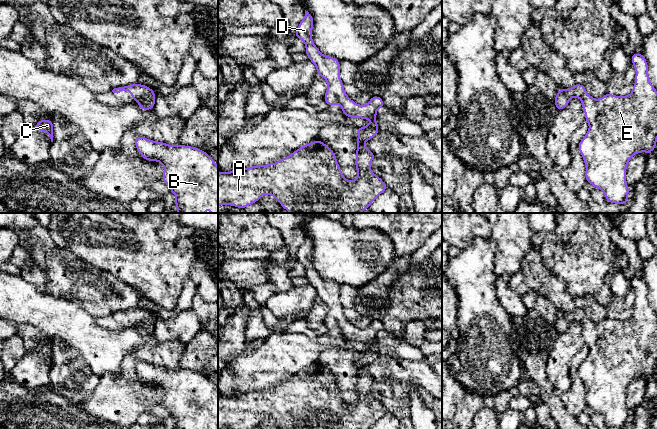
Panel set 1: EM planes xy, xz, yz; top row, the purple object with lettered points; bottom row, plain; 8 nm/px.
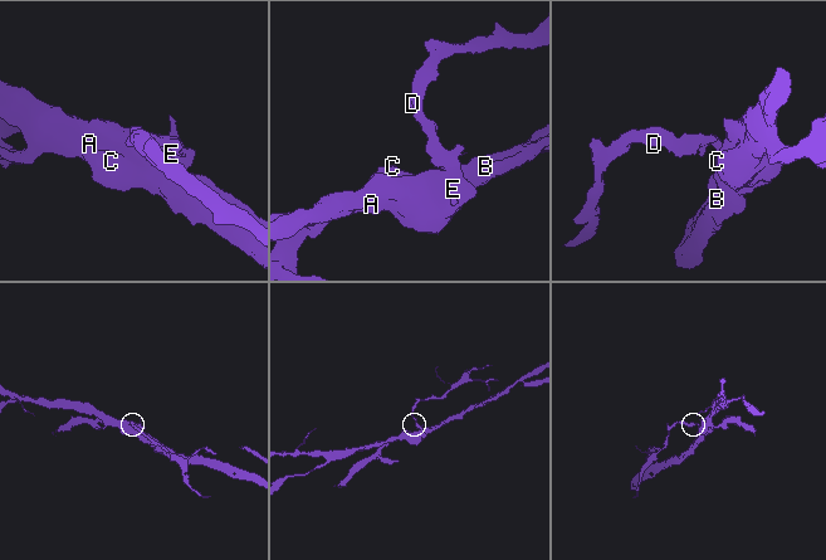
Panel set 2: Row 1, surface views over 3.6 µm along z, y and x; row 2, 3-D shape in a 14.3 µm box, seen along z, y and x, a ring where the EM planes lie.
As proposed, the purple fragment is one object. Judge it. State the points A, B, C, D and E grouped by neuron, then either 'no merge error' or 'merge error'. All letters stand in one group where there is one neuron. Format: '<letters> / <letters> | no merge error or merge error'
A B C E / D | merge error

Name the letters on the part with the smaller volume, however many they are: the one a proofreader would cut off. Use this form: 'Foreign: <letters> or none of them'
Foreign: D

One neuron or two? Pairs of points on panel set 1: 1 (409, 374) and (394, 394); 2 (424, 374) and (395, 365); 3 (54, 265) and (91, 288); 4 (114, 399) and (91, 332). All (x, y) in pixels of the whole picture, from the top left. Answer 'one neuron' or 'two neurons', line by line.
1: two neurons
2: one neuron
3: one neuron
4: two neurons

